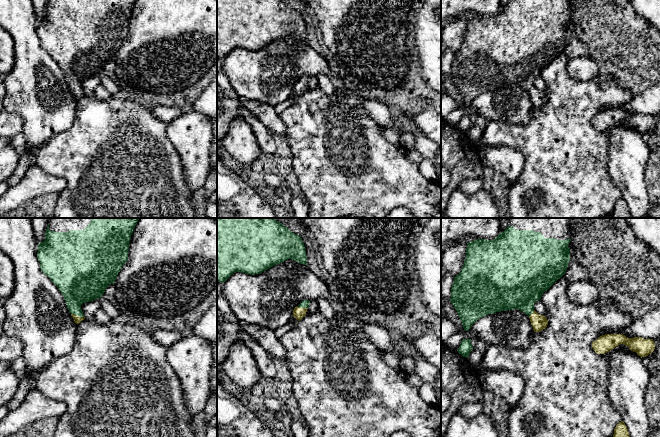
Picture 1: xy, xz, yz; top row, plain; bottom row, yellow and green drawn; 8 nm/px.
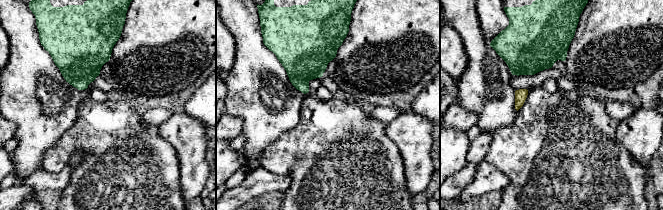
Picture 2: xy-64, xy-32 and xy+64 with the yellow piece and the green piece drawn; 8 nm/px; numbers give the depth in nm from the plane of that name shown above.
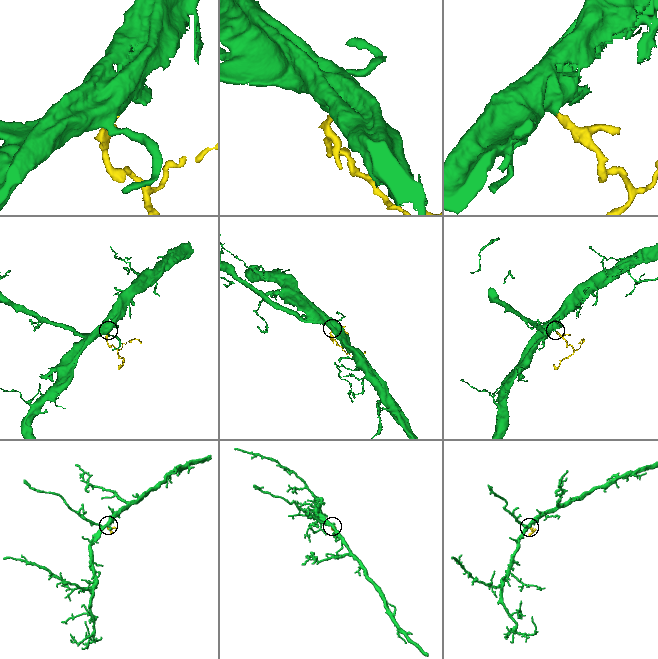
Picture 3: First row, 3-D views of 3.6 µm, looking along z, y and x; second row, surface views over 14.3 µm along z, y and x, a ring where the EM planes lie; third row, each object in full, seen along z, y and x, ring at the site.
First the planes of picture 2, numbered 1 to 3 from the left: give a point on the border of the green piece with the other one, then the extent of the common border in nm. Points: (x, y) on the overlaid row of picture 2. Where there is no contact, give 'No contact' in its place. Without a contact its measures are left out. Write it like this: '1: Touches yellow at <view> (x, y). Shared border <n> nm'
1: No contact
2: No contact
3: No contact

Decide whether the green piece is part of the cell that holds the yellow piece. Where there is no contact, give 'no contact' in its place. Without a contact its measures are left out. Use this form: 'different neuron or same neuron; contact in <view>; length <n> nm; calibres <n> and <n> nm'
same neuron; contact in xy; length 110 nm; calibres 60 and 300 nm

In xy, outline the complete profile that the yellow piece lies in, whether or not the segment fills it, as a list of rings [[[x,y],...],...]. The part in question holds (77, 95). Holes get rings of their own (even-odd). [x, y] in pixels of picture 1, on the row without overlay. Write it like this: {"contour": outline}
{"contour": [[[48,0],[45,16],[38,20],[40,45],[62,69],[76,100],[85,95],[81,81],[101,74],[105,65],[115,59],[118,49],[128,36],[129,19],[135,2],[136,0]]]}

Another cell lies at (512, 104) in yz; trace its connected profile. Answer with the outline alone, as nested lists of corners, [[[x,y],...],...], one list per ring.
[[[518,85],[488,90],[478,95],[469,105],[471,116],[516,125],[528,124],[533,109],[529,92]]]

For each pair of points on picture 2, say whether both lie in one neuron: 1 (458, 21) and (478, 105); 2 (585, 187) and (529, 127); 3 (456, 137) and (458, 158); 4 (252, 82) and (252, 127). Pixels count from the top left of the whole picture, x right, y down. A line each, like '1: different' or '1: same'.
1: same
2: same
3: same
4: same

